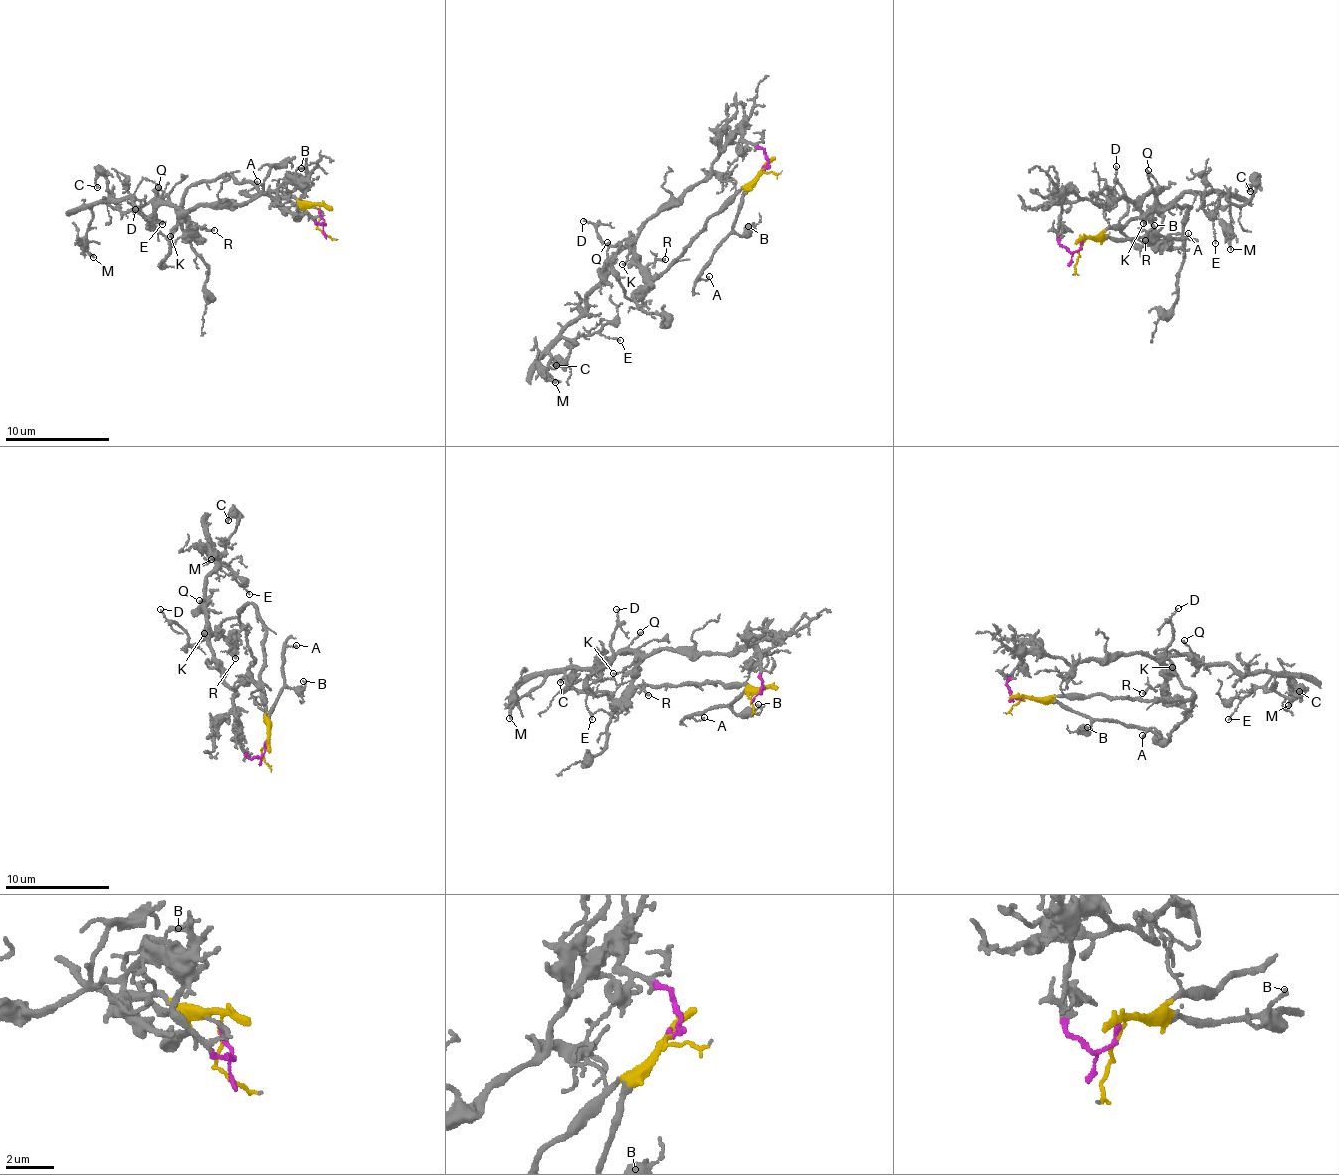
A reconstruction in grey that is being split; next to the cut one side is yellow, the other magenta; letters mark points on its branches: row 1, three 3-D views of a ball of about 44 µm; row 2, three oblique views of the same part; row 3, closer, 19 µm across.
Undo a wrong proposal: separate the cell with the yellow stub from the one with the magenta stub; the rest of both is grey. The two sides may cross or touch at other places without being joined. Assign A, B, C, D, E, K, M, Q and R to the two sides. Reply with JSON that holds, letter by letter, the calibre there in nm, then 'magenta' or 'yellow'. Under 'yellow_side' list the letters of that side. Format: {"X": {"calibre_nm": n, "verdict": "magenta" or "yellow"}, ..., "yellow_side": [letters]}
{"A": {"calibre_nm": 110, "verdict": "yellow"}, "B": {"calibre_nm": 150, "verdict": "yellow"}, "C": {"calibre_nm": 180, "verdict": "magenta"}, "D": {"calibre_nm": 120, "verdict": "yellow"}, "E": {"calibre_nm": 150, "verdict": "magenta"}, "K": {"calibre_nm": 130, "verdict": "magenta"}, "M": {"calibre_nm": 130, "verdict": "magenta"}, "Q": {"calibre_nm": 140, "verdict": "magenta"}, "R": {"calibre_nm": 120, "verdict": "magenta"}, "yellow_side": ["A", "B", "D"]}

